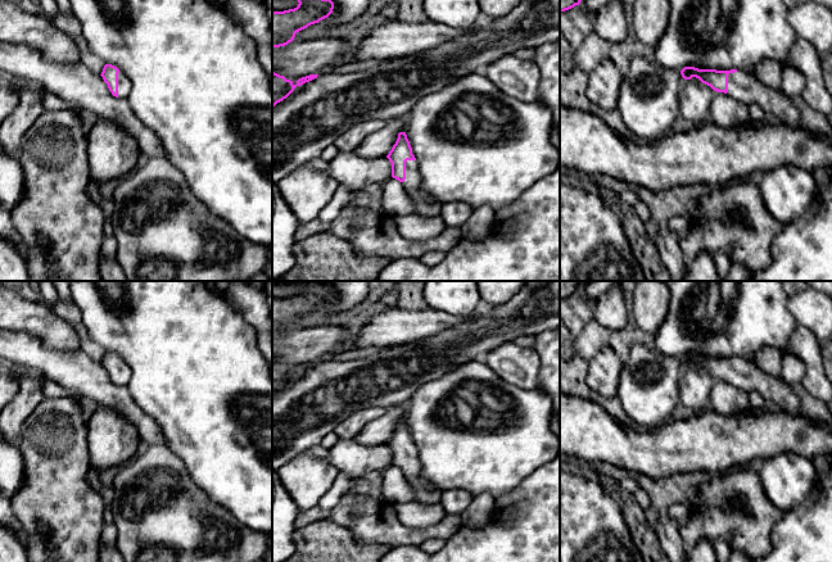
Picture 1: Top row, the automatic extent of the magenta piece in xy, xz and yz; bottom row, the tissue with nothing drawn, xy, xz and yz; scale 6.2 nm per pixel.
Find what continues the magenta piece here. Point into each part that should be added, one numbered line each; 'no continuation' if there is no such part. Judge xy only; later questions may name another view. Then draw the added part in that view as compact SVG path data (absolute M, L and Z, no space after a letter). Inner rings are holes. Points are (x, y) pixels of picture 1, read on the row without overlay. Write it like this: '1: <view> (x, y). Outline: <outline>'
1: xy (125, 372). Outline: M119 358L118 361L118 385L127 386L131 379L132 371L128 364Z

